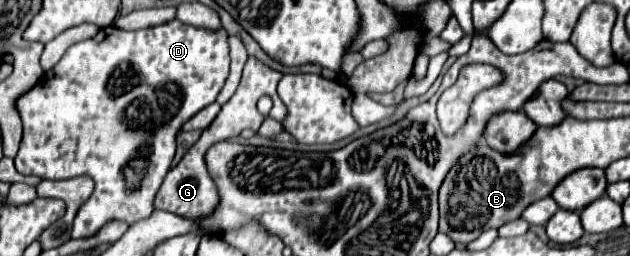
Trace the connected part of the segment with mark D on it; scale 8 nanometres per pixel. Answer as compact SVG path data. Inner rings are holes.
M174 19L170 23L164 25L156 25L156 27L148 27L148 29L138 29L138 31L122 31L118 27L104 27L98 31L96 37L74 43L64 55L62 59L56 63L56 67L52 67L50 71L44 73L44 77L40 79L40 83L30 89L28 93L24 93L18 99L18 111L24 123L24 137L20 143L20 151L18 151L18 163L16 169L24 175L38 175L42 179L72 179L72 177L80 177L80 175L88 175L94 179L94 193L90 195L90 199L80 207L76 219L74 219L74 229L72 229L72 237L74 239L82 239L82 237L92 237L96 235L108 221L120 219L120 221L128 221L128 223L136 223L142 219L148 219L154 211L154 197L164 181L164 175L170 169L170 163L174 159L176 153L176 133L180 131L180 127L192 117L196 115L200 109L204 109L206 105L216 101L216 95L220 93L226 77L228 77L228 65L230 65L230 57L228 57L228 33L224 29L220 31L206 31L206 29L196 29L190 25L184 25L182 21ZM134 119L134 121L132 121ZM128 165L130 165L130 195L128 195Z

